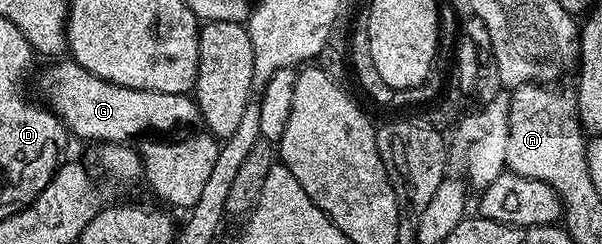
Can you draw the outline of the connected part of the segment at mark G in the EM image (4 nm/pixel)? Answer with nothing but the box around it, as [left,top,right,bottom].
[38,58,200,144]

